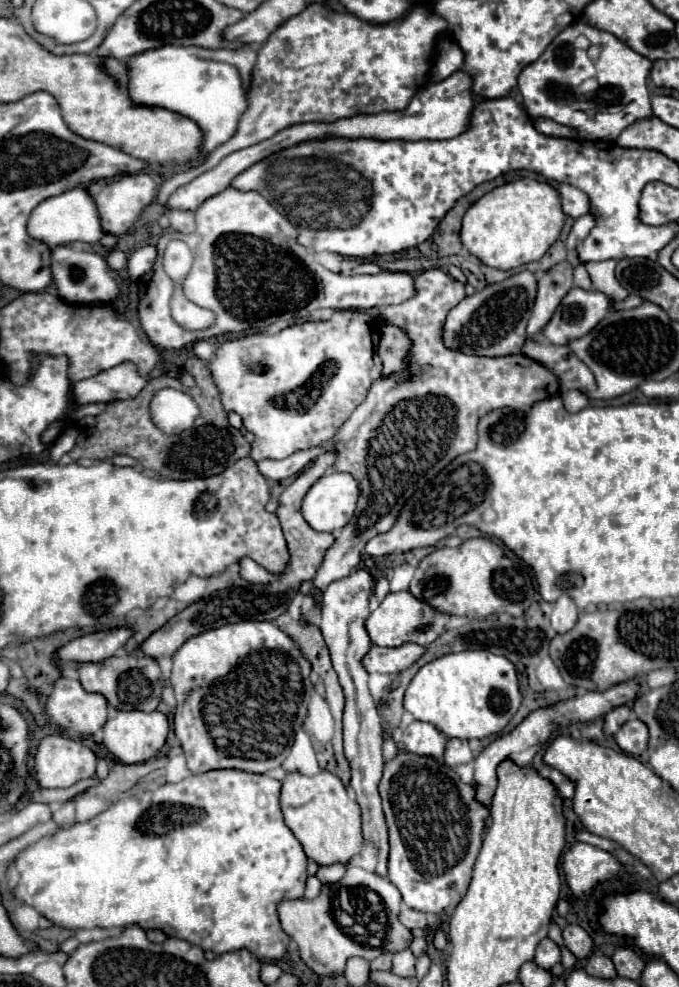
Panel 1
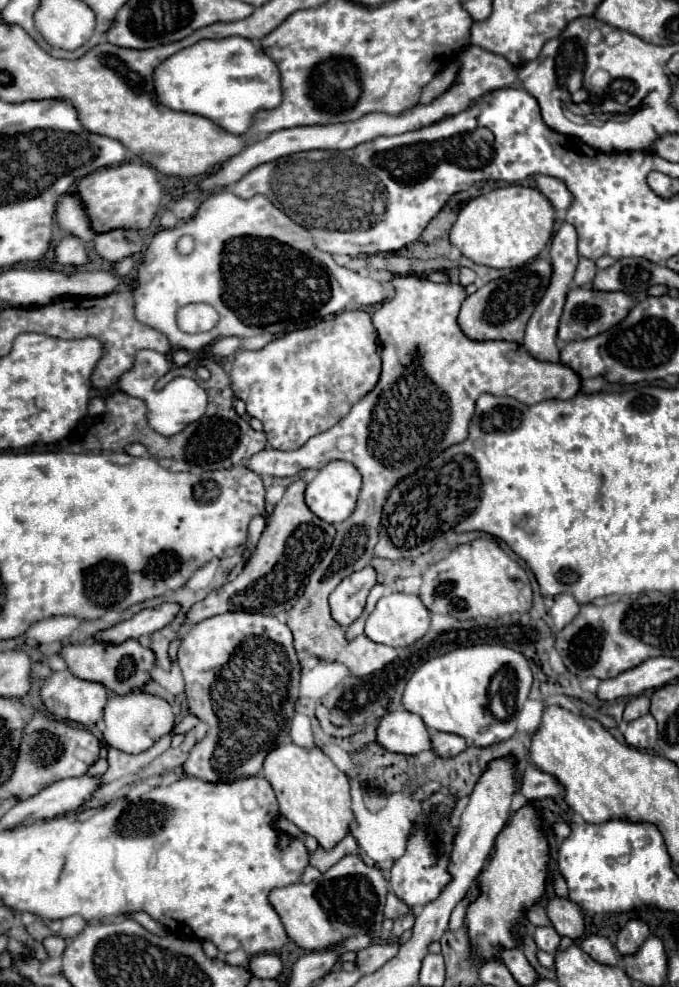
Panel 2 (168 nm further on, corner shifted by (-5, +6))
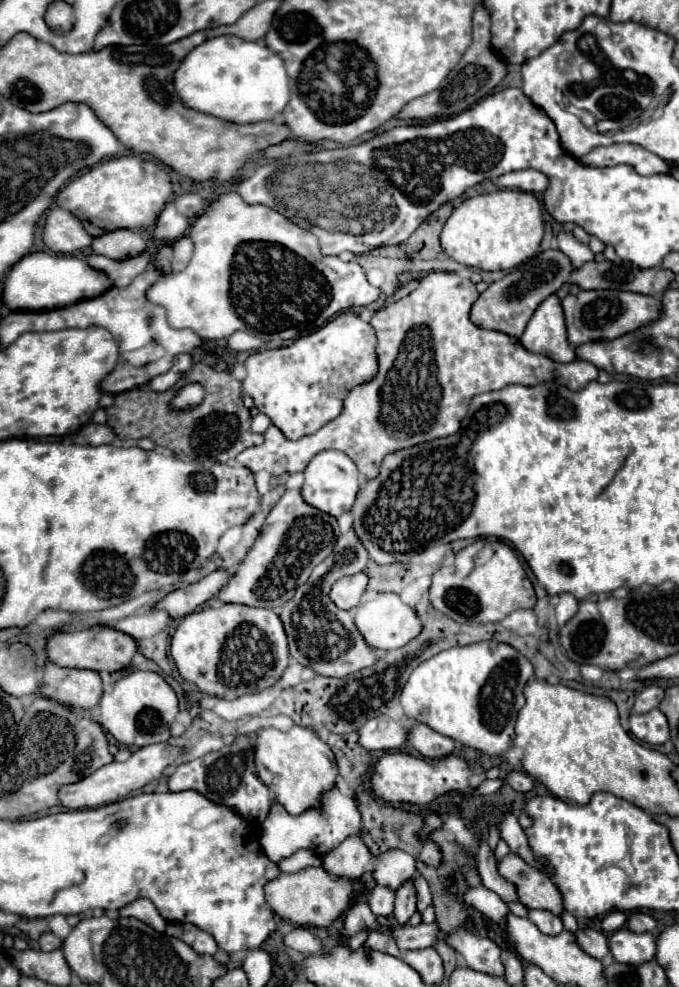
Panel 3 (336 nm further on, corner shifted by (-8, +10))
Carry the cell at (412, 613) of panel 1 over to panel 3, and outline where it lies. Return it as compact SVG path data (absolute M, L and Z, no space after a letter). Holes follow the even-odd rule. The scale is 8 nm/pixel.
M382 593L376 599L360 603L356 609L354 621L356 621L356 627L362 633L364 641L372 649L384 649L384 651L404 647L408 641L418 637L418 633L422 631L422 623L418 619L416 611L412 607L408 607L396 593Z

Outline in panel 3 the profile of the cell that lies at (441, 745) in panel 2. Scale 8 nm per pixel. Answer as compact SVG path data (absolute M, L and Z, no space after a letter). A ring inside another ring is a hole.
M412 723L408 731L408 745L412 745L420 755L428 759L440 759L452 753L454 741L430 729L424 723Z

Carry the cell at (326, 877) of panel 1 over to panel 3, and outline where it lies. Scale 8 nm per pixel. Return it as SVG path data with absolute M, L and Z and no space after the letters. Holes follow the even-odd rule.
M334 787L322 795L320 807L306 809L300 815L290 815L280 803L272 803L268 817L258 827L258 839L260 839L260 847L266 853L266 857L278 863L280 859L290 857L298 849L310 849L316 855L324 855L332 851L334 847L338 847L346 837L356 835L360 831L362 831L362 819L360 819L356 801L352 797L342 795Z

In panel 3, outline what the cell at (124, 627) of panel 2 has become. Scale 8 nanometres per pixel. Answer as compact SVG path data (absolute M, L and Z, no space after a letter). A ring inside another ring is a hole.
M224 569L212 571L210 575L202 577L198 583L192 583L168 593L156 607L166 609L172 619L180 619L188 613L202 609L228 583L228 579L230 579L228 571Z

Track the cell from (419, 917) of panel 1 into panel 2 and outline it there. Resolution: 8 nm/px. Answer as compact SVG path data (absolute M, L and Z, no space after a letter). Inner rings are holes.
M389 893L387 905L385 905L385 917L387 919L399 919L399 917L405 917L407 913L411 913L411 907L403 905L403 901L399 901L399 897L395 897L395 893Z

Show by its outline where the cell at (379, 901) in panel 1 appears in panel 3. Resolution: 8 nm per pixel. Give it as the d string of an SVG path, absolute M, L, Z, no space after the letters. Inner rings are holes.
M306 867L298 873L280 873L276 879L264 885L266 903L270 909L288 919L294 925L314 925L328 927L342 911L346 911L356 899L360 899L360 891L364 889L362 881L350 881L342 877L332 877L322 867Z

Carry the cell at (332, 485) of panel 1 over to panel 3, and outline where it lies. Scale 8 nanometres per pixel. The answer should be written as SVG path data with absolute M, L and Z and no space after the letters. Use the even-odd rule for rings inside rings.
M322 451L312 457L308 467L304 469L304 485L302 485L302 497L308 505L340 517L342 513L348 513L350 507L356 501L356 493L360 489L360 479L358 479L358 467L356 463L342 451Z

